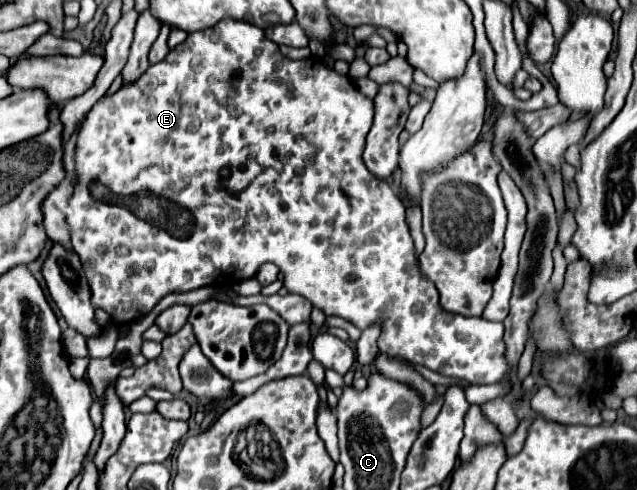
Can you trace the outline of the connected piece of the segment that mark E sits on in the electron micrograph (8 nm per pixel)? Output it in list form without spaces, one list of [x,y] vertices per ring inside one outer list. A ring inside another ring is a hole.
[[[223,18],[221,22],[217,22],[217,26],[209,30],[189,34],[185,42],[175,46],[175,58],[169,56],[149,66],[135,82],[127,82],[115,94],[103,96],[93,106],[93,110],[87,114],[87,120],[79,128],[75,146],[75,182],[73,182],[73,194],[69,198],[67,224],[71,228],[71,244],[79,254],[83,270],[87,274],[93,308],[105,310],[117,326],[131,326],[133,322],[149,314],[157,306],[157,302],[167,294],[189,292],[203,286],[225,286],[243,282],[247,278],[253,278],[261,268],[261,264],[271,262],[283,272],[283,285],[288,292],[305,296],[325,316],[345,318],[359,330],[365,330],[373,322],[379,322],[381,326],[381,336],[377,340],[379,352],[389,356],[401,356],[413,364],[421,364],[433,372],[457,378],[467,384],[499,382],[507,370],[507,362],[503,358],[505,352],[503,324],[485,320],[481,316],[453,314],[441,308],[437,288],[419,270],[413,238],[409,234],[409,226],[405,220],[405,206],[399,202],[397,194],[385,180],[369,174],[369,168],[363,162],[365,138],[371,128],[371,120],[373,120],[373,100],[363,96],[355,88],[351,78],[341,76],[335,70],[327,70],[321,60],[315,60],[315,56],[305,60],[289,60],[281,56],[277,44],[267,40],[261,28],[249,26],[249,22],[241,22],[237,18]],[[143,190],[149,190],[157,196],[163,196],[165,200],[175,202],[177,214],[167,218],[161,226],[153,226],[149,222],[135,218],[127,208],[119,206],[115,200],[109,200],[109,194],[129,196]]]

